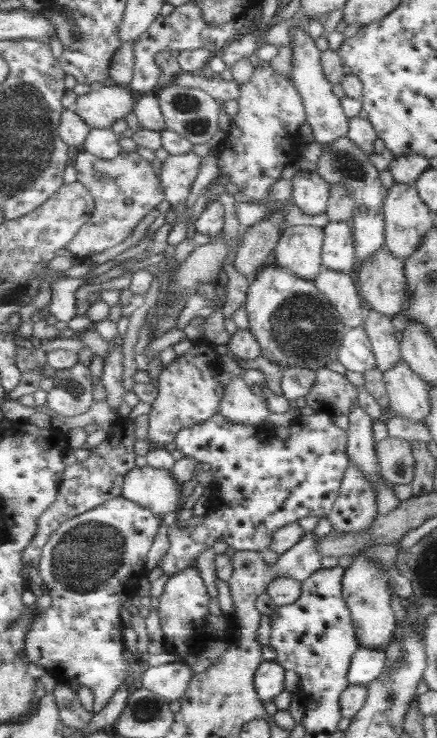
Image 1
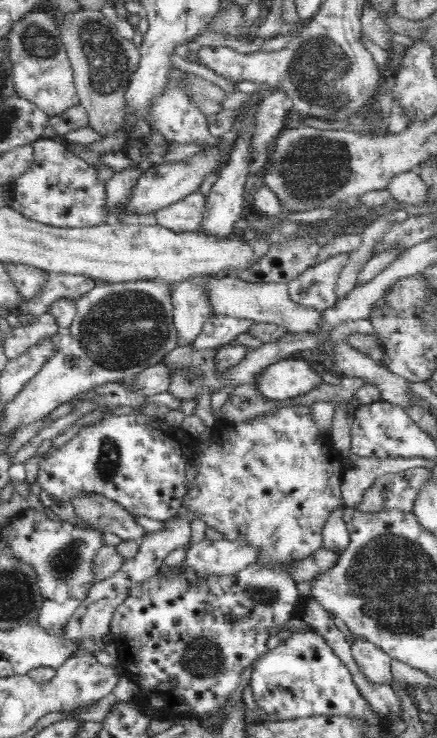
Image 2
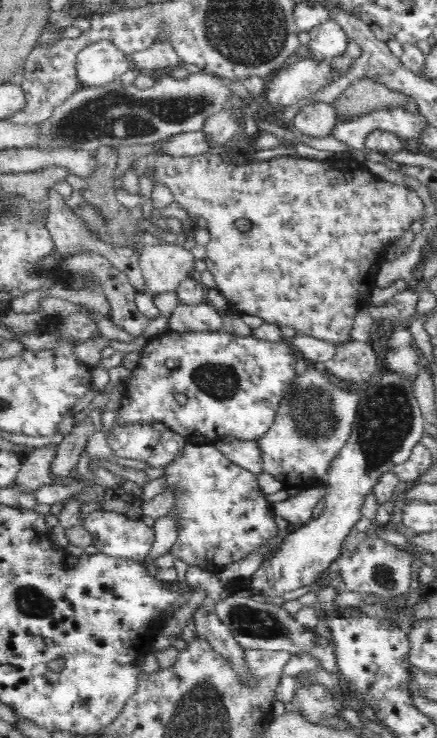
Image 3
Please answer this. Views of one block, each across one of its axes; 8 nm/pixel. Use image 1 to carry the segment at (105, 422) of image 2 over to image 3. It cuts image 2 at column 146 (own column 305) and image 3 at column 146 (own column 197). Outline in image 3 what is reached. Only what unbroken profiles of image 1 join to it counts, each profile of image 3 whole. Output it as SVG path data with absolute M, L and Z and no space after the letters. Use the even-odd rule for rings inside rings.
M113 424L107 432L107 443L113 454L119 457L132 458L132 460L145 461L160 440L162 432L153 425L122 425ZM96 509L79 523L93 536L100 553L111 557L132 559L145 564L155 541L155 530L152 527L146 525L142 518L132 520L124 513Z

